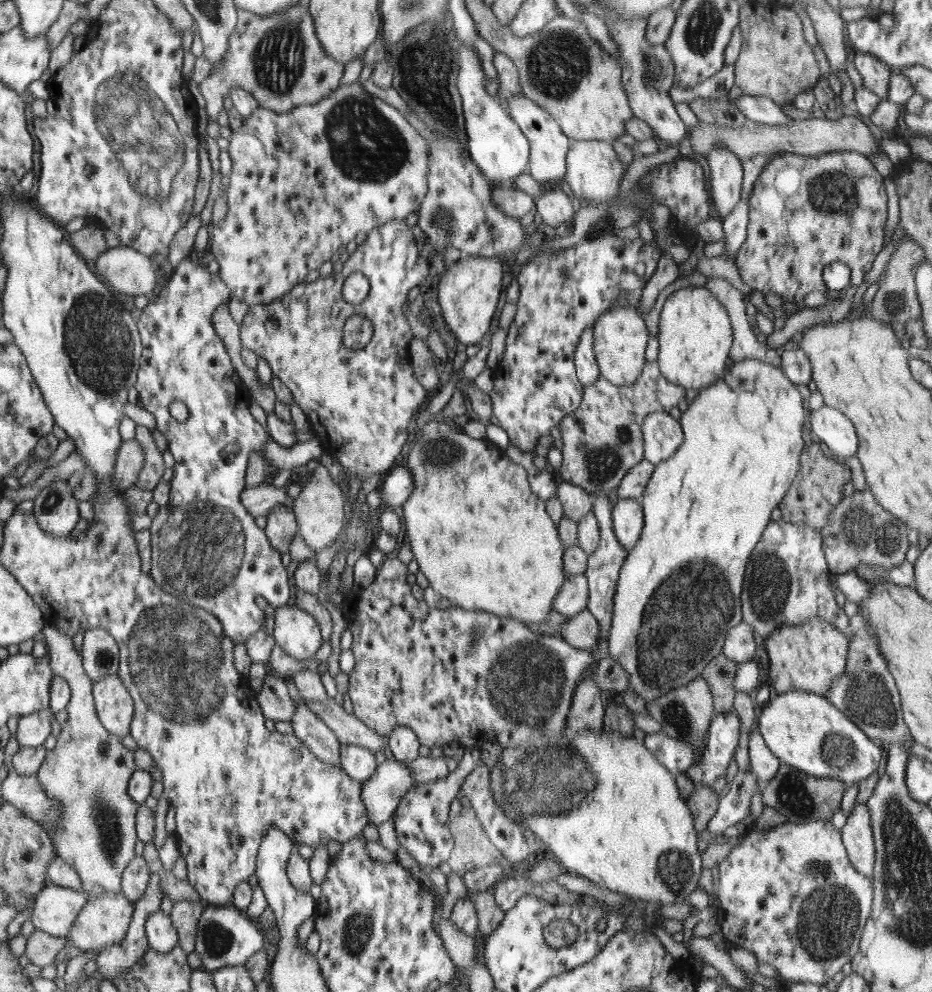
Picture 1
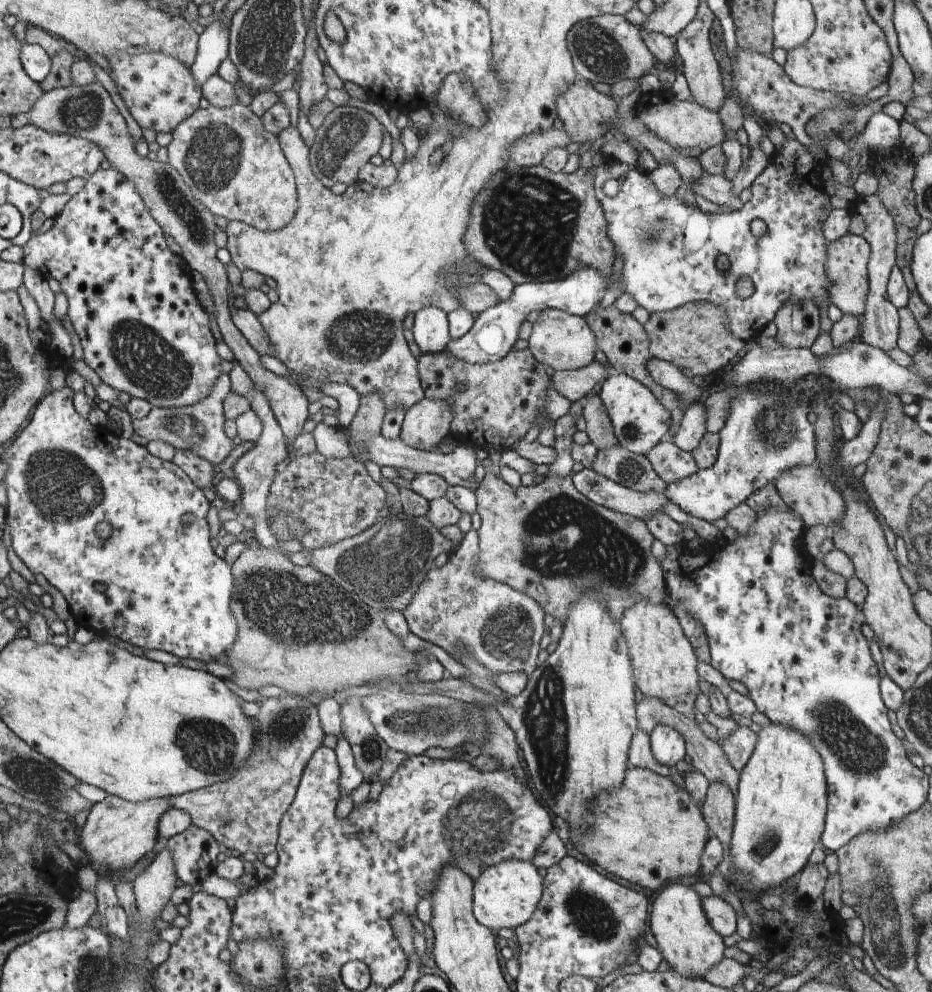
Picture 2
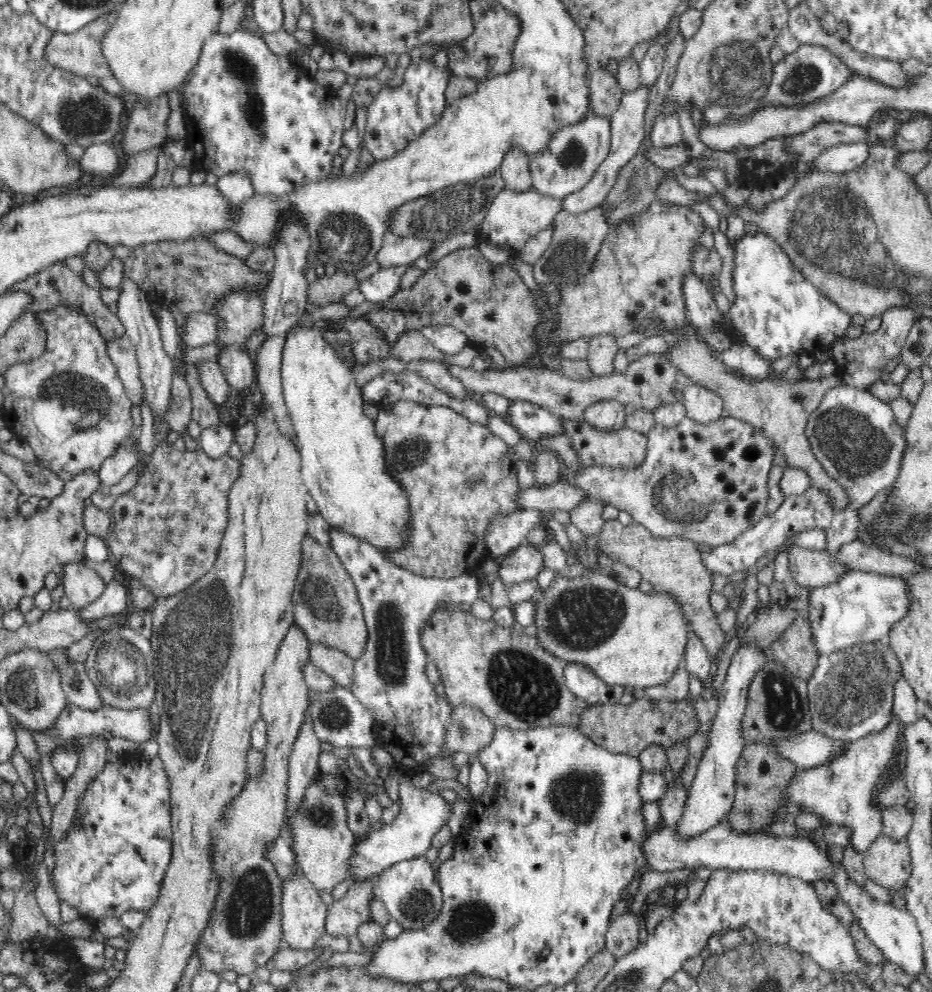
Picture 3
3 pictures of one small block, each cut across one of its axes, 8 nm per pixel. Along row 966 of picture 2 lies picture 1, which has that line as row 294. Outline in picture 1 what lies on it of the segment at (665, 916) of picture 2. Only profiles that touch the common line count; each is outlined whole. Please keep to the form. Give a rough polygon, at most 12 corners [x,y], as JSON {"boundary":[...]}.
{"boundary":[[686,287],[660,313],[656,362],[672,384],[722,378],[726,309]]}

